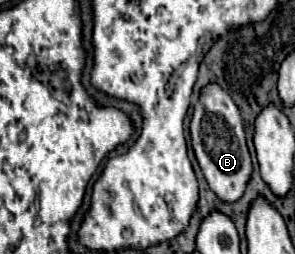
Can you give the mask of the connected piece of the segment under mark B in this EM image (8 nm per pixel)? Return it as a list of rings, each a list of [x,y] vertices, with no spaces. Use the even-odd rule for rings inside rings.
[[[208,84],[202,90],[200,100],[194,106],[190,134],[192,134],[192,148],[196,154],[196,160],[204,172],[204,178],[210,190],[222,202],[240,200],[252,176],[252,160],[246,148],[246,134],[244,134],[240,112],[234,100],[230,98],[230,94],[218,88],[218,84]]]

